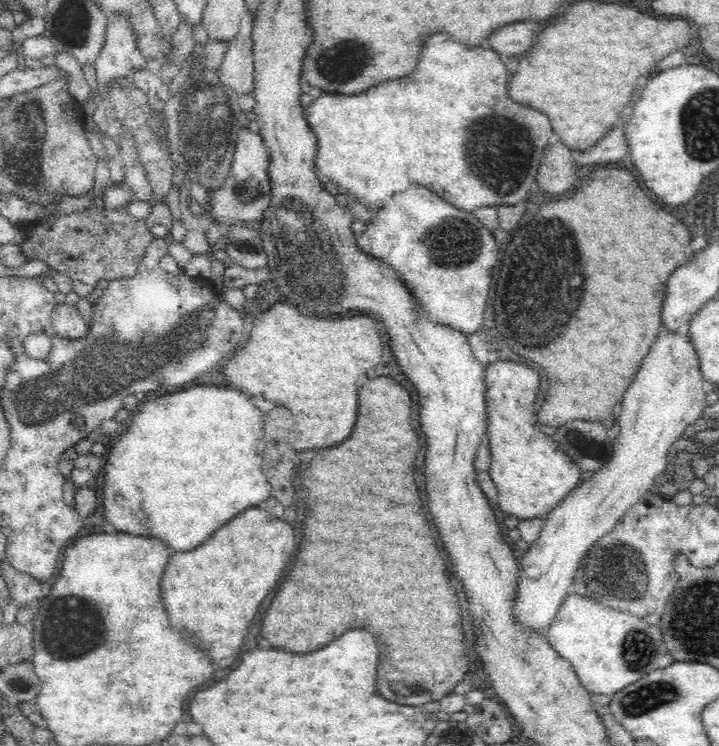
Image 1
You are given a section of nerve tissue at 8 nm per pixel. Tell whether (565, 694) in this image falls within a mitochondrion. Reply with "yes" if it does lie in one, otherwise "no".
no

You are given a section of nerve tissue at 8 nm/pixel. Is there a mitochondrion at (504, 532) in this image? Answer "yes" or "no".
no

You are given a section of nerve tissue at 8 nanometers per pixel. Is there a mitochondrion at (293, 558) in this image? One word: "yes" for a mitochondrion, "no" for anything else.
no

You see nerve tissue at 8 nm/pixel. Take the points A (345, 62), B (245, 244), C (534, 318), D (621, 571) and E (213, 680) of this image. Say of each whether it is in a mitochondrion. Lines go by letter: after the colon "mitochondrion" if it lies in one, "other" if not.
A: mitochondrion
B: mitochondrion
C: mitochondrion
D: mitochondrion
E: other

